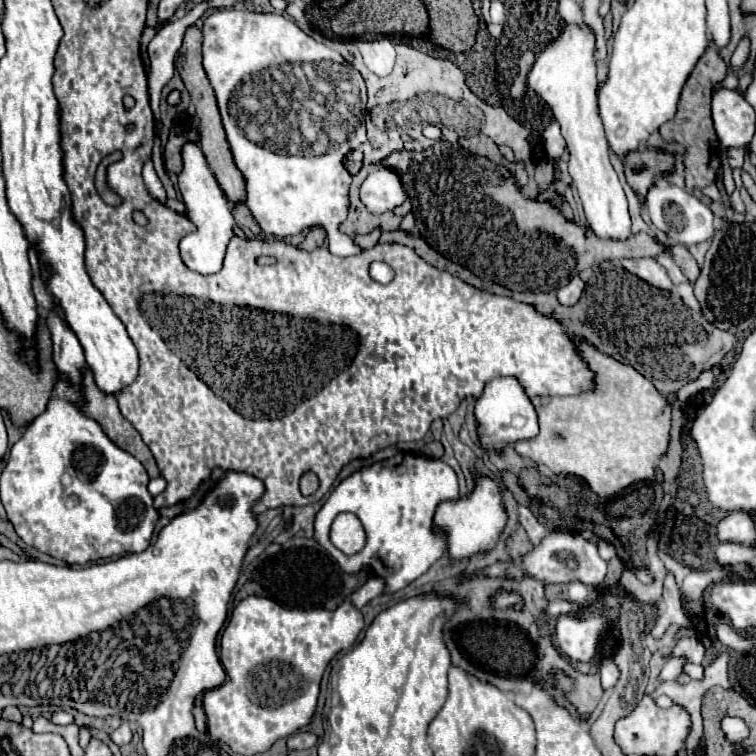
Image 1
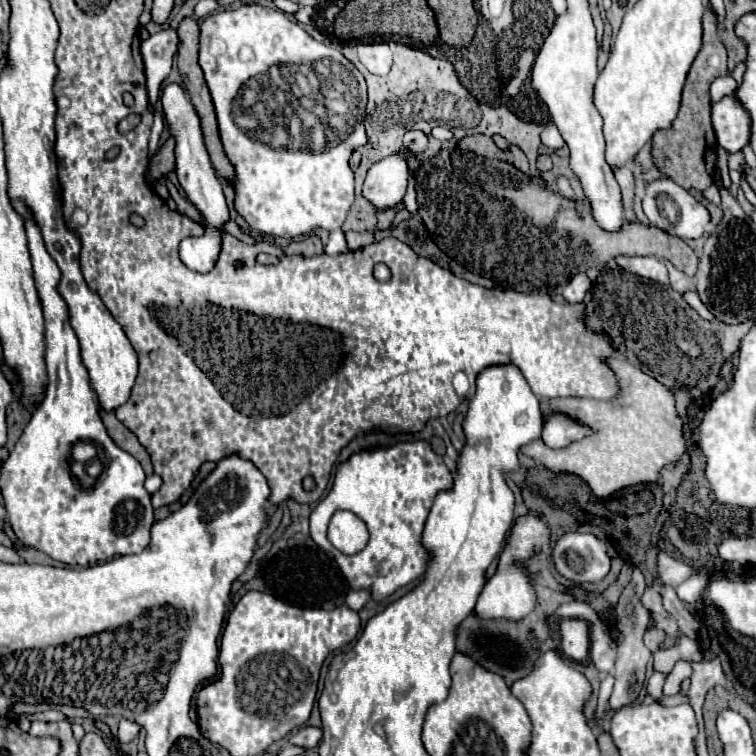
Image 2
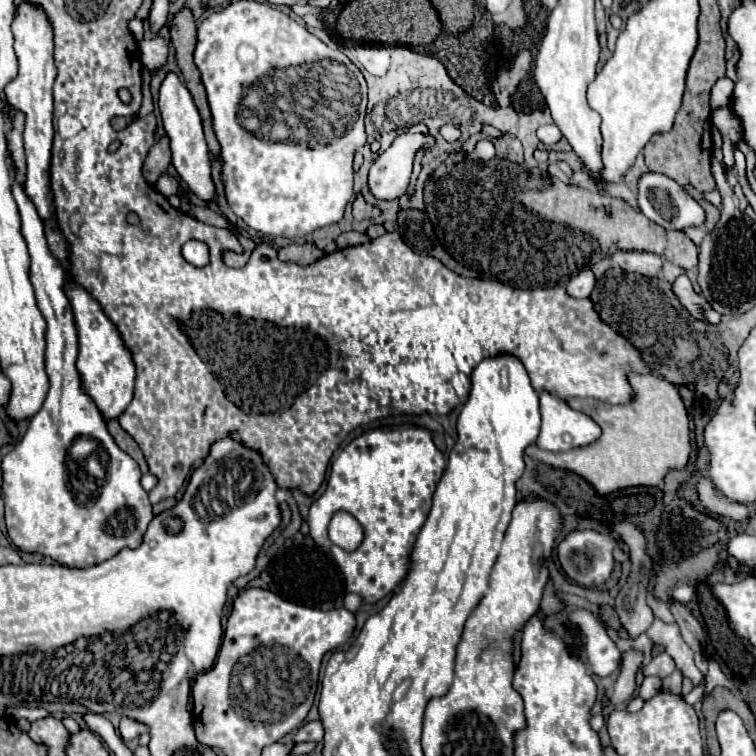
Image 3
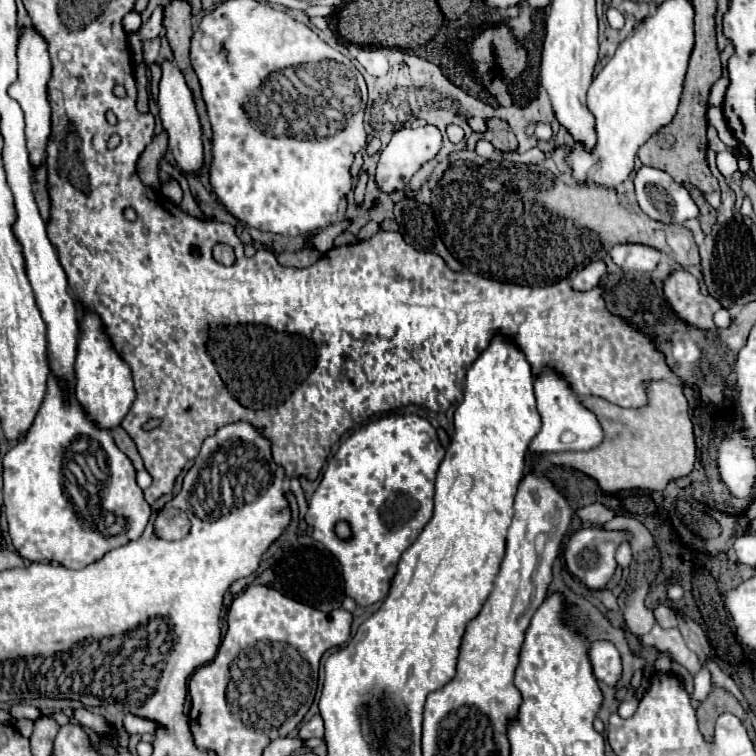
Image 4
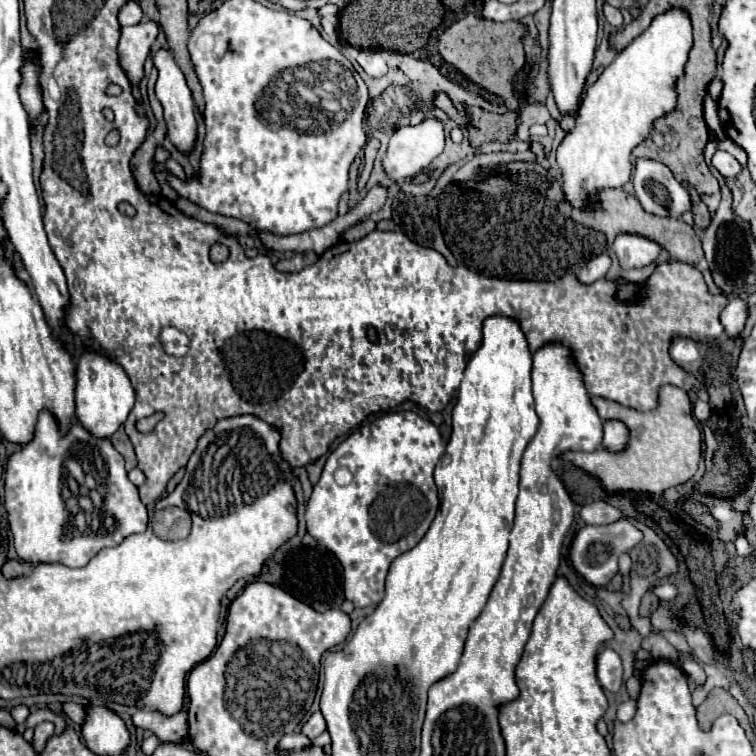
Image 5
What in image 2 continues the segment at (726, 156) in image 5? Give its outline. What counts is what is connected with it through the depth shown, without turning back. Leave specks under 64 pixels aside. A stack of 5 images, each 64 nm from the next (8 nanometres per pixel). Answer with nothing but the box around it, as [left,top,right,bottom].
[712,96,750,154]

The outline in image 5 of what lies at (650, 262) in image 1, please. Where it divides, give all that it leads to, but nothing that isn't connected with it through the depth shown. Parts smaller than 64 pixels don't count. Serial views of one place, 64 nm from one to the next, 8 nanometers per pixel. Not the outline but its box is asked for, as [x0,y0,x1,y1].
[612,234,660,268]

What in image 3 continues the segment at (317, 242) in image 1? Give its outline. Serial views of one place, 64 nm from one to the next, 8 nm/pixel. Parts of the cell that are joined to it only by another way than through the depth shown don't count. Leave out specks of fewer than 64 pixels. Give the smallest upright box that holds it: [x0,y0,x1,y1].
[278,244,324,266]

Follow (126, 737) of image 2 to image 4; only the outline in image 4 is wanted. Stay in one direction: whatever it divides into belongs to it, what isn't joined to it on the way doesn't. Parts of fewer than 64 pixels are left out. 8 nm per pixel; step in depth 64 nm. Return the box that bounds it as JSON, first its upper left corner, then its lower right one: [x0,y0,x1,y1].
[124,714,160,734]

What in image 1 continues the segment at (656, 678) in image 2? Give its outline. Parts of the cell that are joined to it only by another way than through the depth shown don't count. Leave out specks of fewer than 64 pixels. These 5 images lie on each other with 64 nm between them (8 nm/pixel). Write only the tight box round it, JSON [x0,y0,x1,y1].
[658,658,686,682]

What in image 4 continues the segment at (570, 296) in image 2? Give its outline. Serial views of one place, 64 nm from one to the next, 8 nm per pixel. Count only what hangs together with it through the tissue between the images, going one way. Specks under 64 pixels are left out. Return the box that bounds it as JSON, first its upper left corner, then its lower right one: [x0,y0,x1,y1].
[572,260,606,290]

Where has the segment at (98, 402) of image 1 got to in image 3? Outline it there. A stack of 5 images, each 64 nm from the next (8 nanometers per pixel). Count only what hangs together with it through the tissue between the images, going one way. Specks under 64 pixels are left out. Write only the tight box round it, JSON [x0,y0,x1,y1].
[108,420,148,472]

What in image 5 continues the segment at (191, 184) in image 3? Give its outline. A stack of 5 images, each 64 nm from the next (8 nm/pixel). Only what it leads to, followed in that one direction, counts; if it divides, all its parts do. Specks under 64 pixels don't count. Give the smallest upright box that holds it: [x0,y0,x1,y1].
[152,48,196,152]

